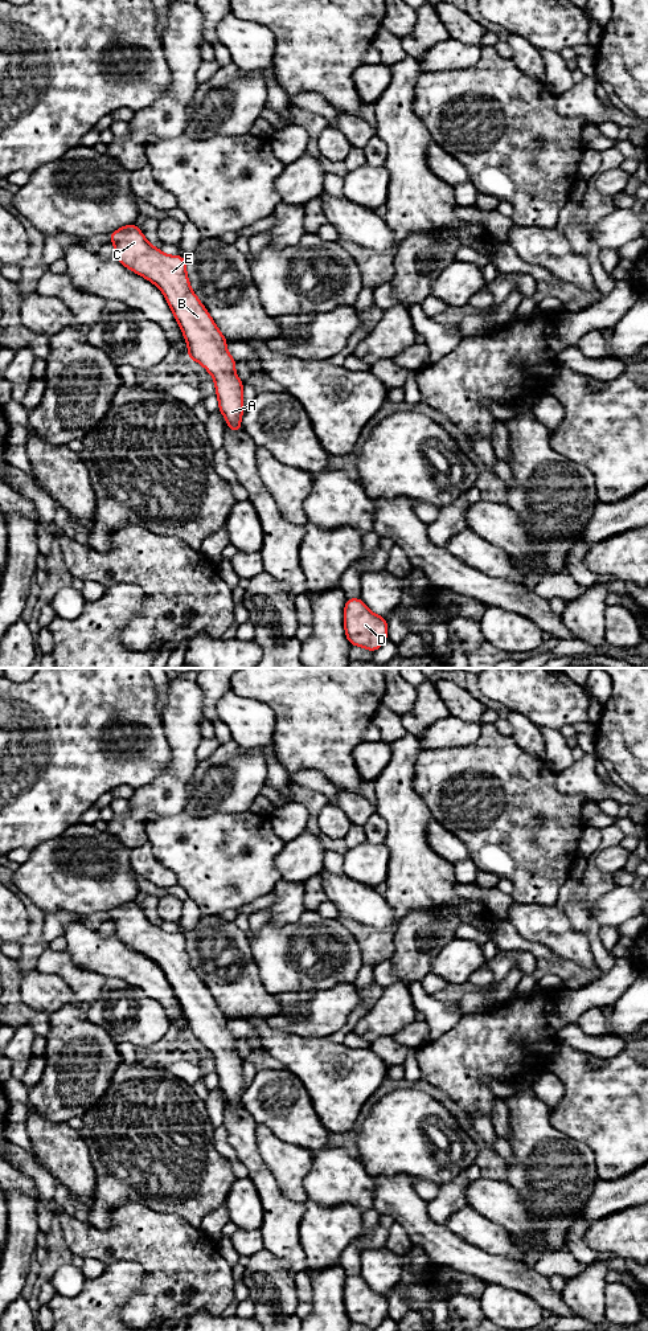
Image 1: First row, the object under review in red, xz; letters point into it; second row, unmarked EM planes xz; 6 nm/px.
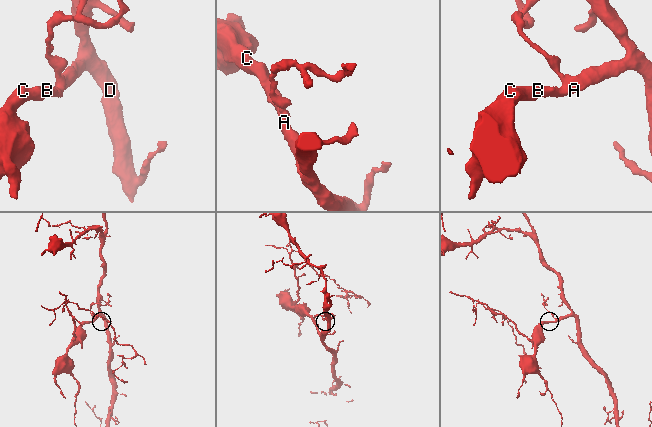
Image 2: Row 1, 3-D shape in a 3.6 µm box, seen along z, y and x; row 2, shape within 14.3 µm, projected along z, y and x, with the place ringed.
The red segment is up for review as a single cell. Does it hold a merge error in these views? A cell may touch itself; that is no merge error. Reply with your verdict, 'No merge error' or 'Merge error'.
No merge error

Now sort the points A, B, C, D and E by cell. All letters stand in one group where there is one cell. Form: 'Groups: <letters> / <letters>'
Groups: A B C D E

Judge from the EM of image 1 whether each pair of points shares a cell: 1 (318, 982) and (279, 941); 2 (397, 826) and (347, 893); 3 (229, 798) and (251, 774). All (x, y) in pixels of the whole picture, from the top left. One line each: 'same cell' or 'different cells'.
1: same cell
2: different cells
3: same cell

